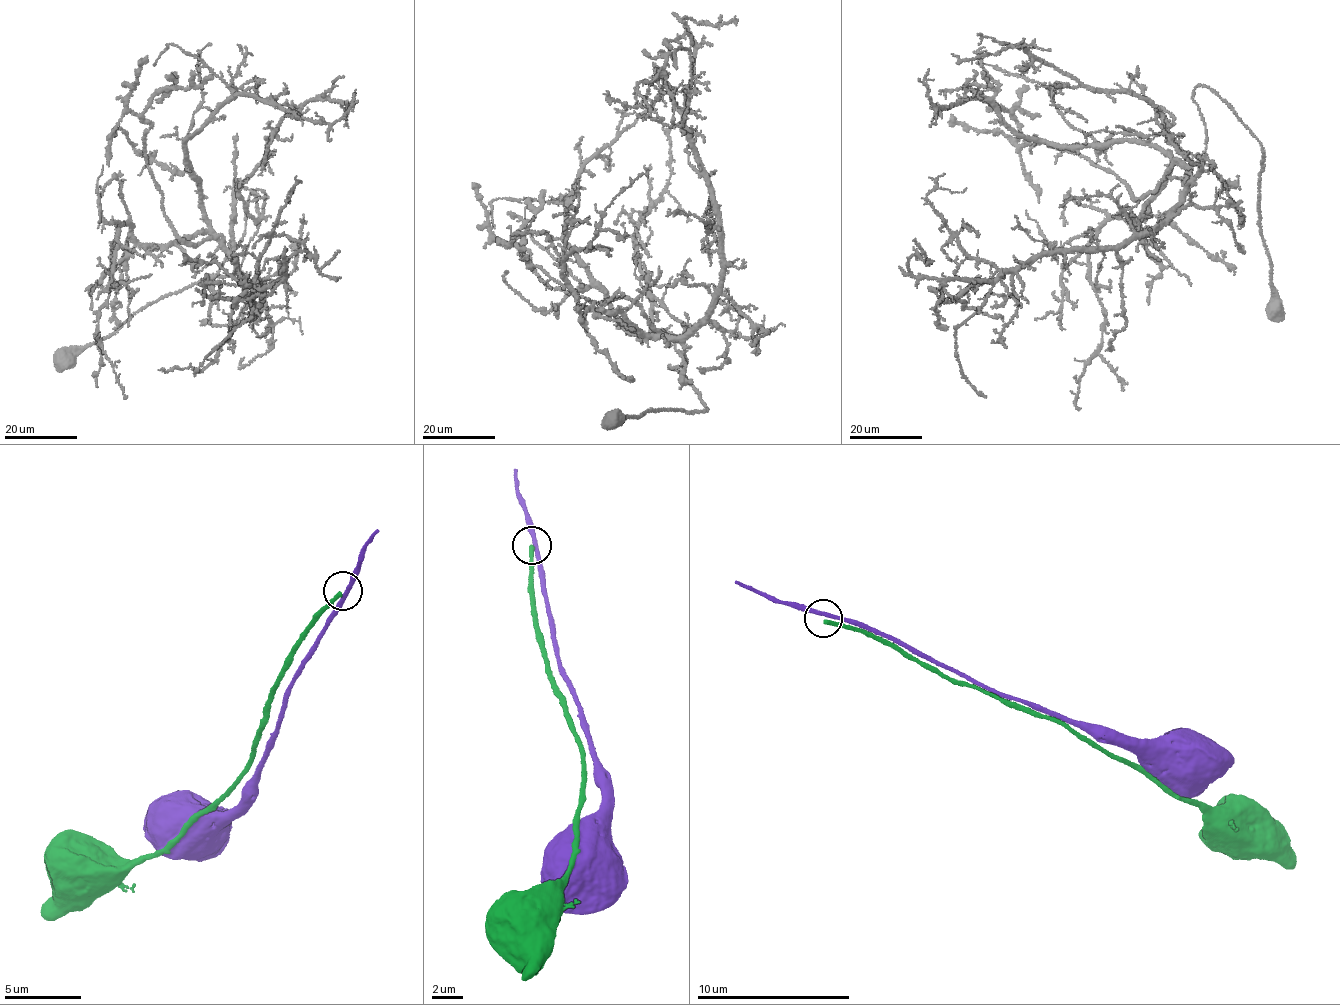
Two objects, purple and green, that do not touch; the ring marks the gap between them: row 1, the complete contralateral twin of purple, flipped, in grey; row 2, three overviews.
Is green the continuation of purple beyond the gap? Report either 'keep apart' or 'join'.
keep apart

